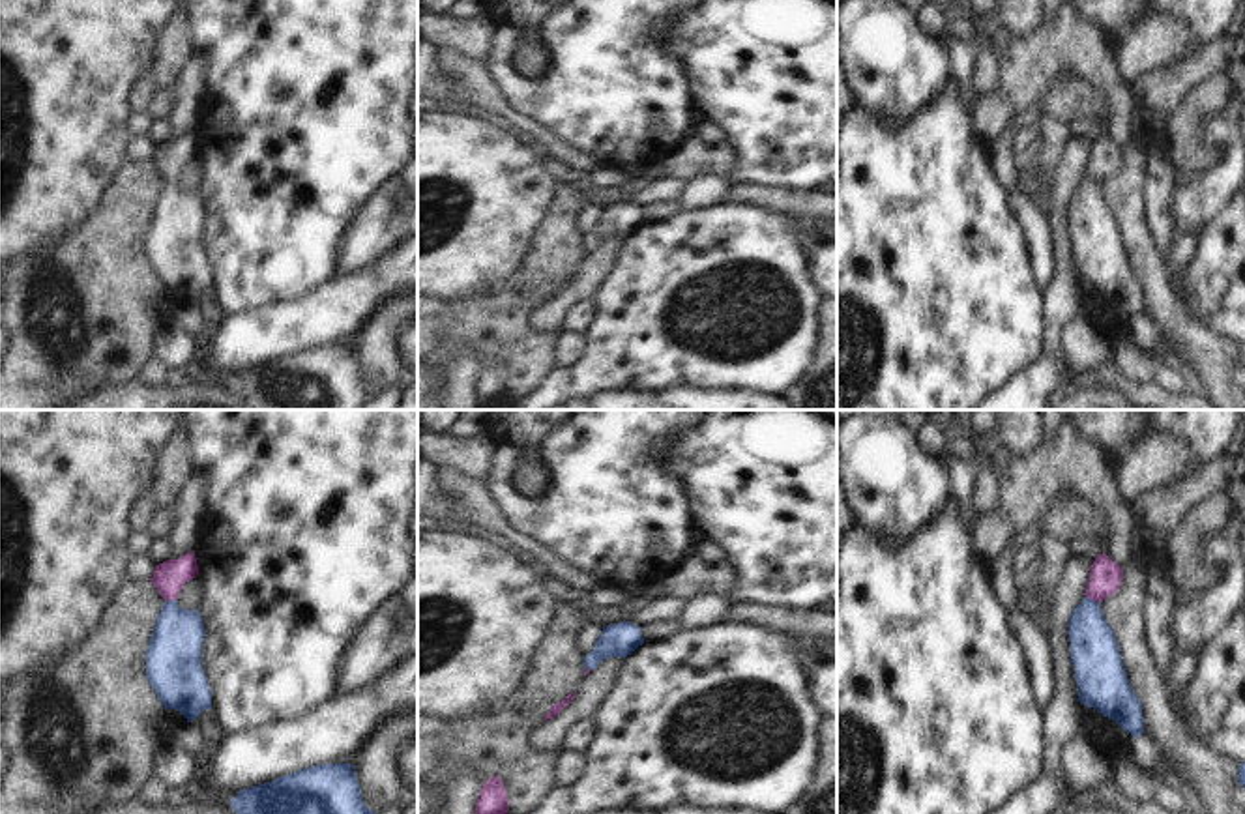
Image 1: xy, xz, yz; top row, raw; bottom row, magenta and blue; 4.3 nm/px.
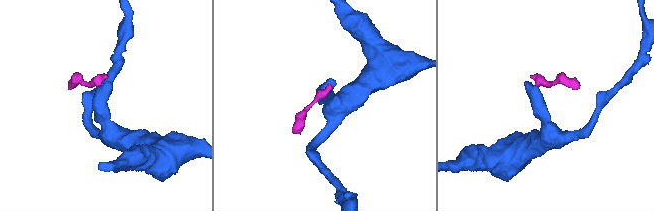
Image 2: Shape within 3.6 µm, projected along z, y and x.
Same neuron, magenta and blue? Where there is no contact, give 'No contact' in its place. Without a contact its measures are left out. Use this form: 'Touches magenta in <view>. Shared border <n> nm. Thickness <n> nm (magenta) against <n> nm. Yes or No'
Touches magenta in yz. Shared border 70 nm. Thickness 140 nm (magenta) against 200 nm. Yes.

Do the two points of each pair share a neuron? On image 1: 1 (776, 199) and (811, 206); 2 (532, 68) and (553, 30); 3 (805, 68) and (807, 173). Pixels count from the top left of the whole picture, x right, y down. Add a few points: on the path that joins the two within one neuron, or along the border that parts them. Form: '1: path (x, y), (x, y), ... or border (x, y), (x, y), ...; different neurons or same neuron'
1: path (785, 201), (802, 203); same neuron
2: border (545, 19), (547, 68), (525, 79); different neurons
3: path (809, 94), (807, 146); same neuron

